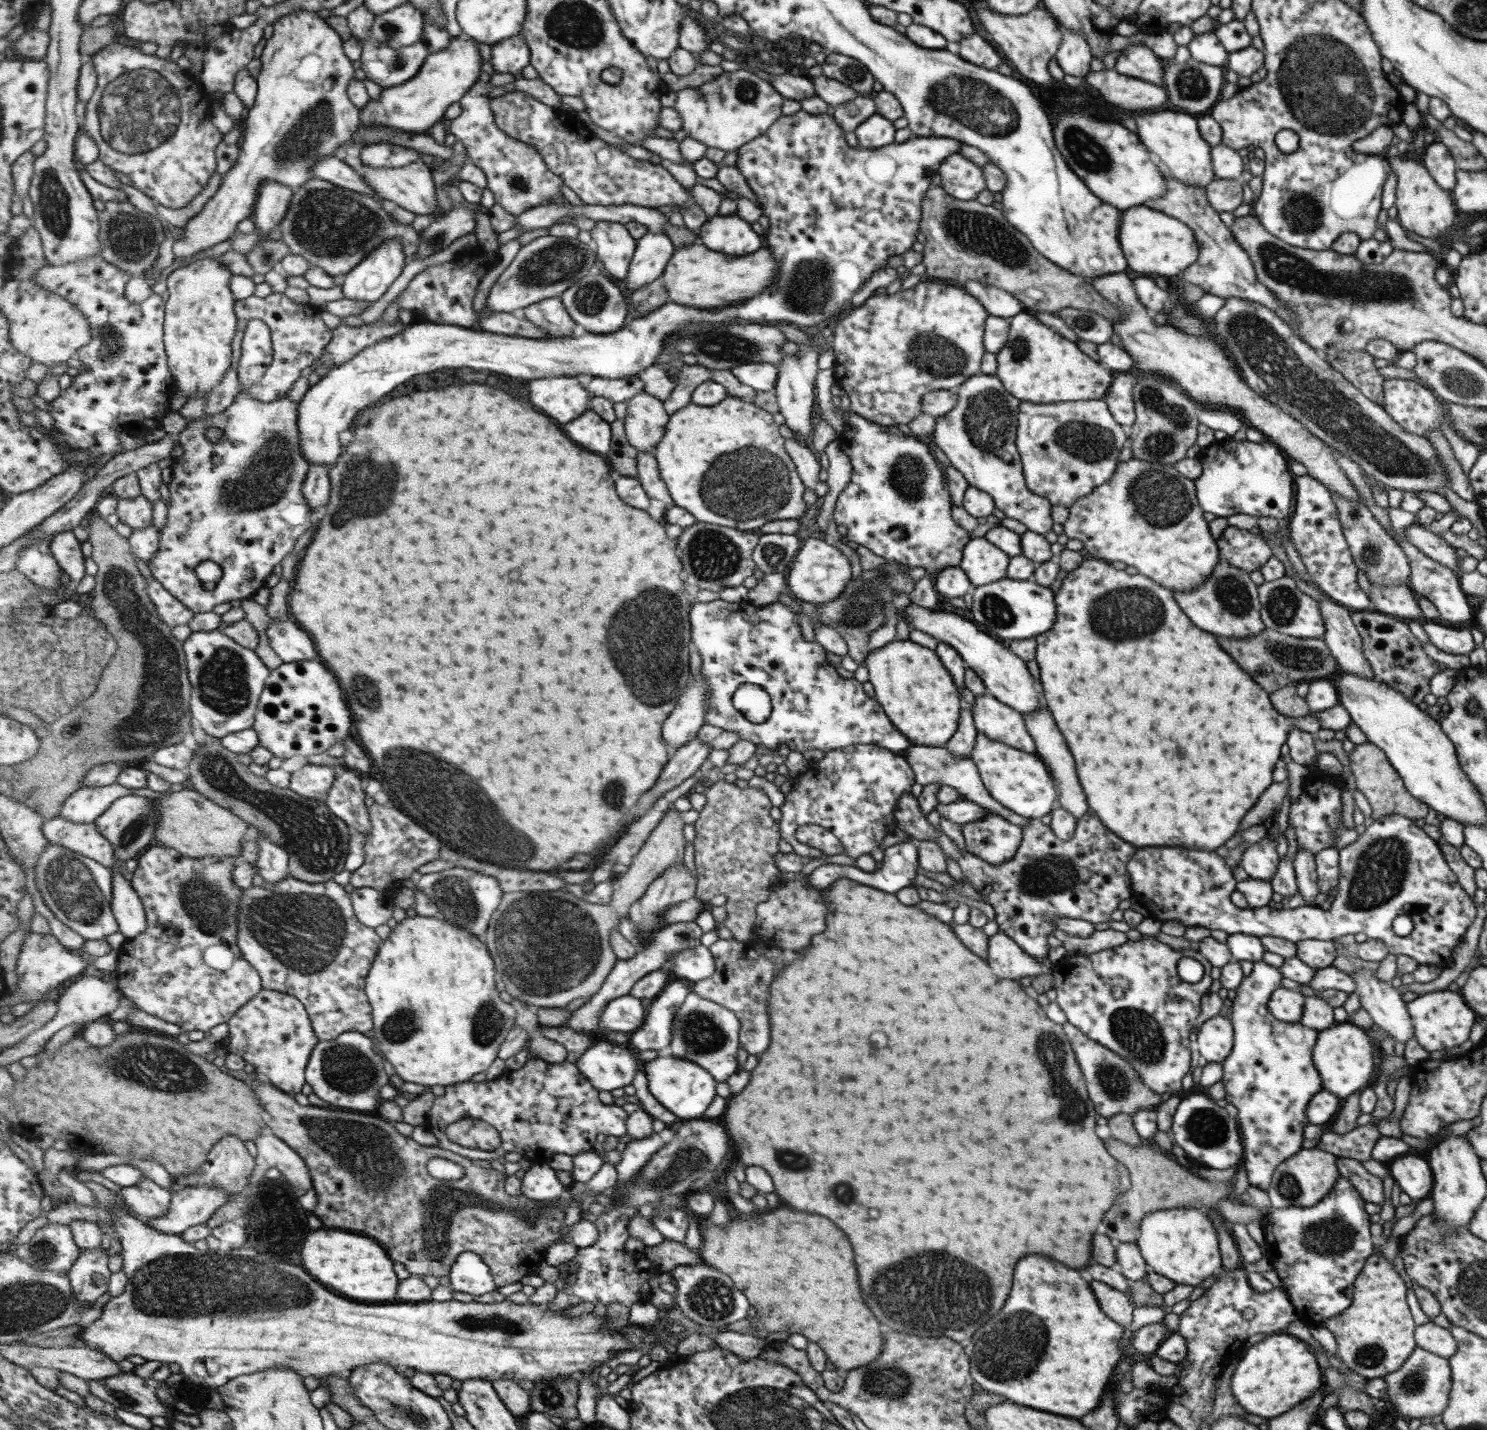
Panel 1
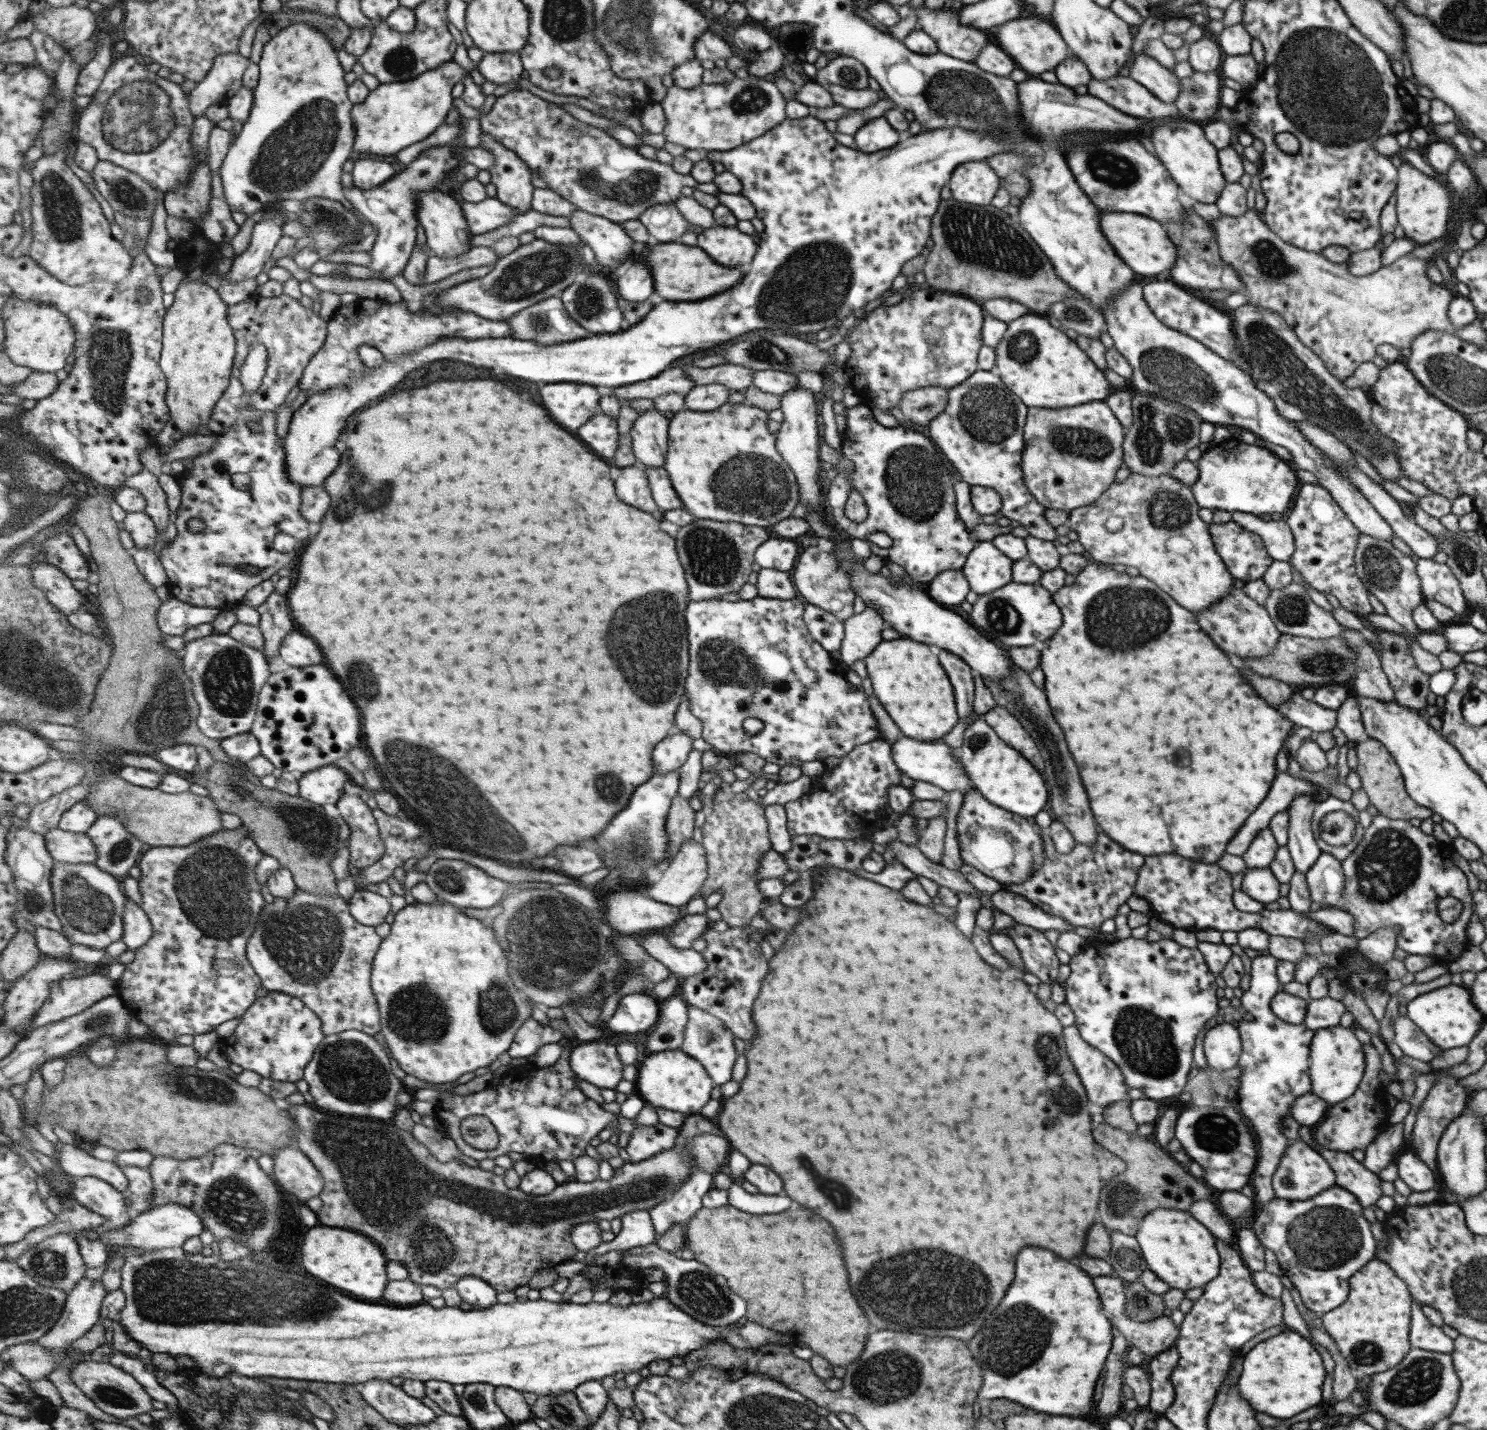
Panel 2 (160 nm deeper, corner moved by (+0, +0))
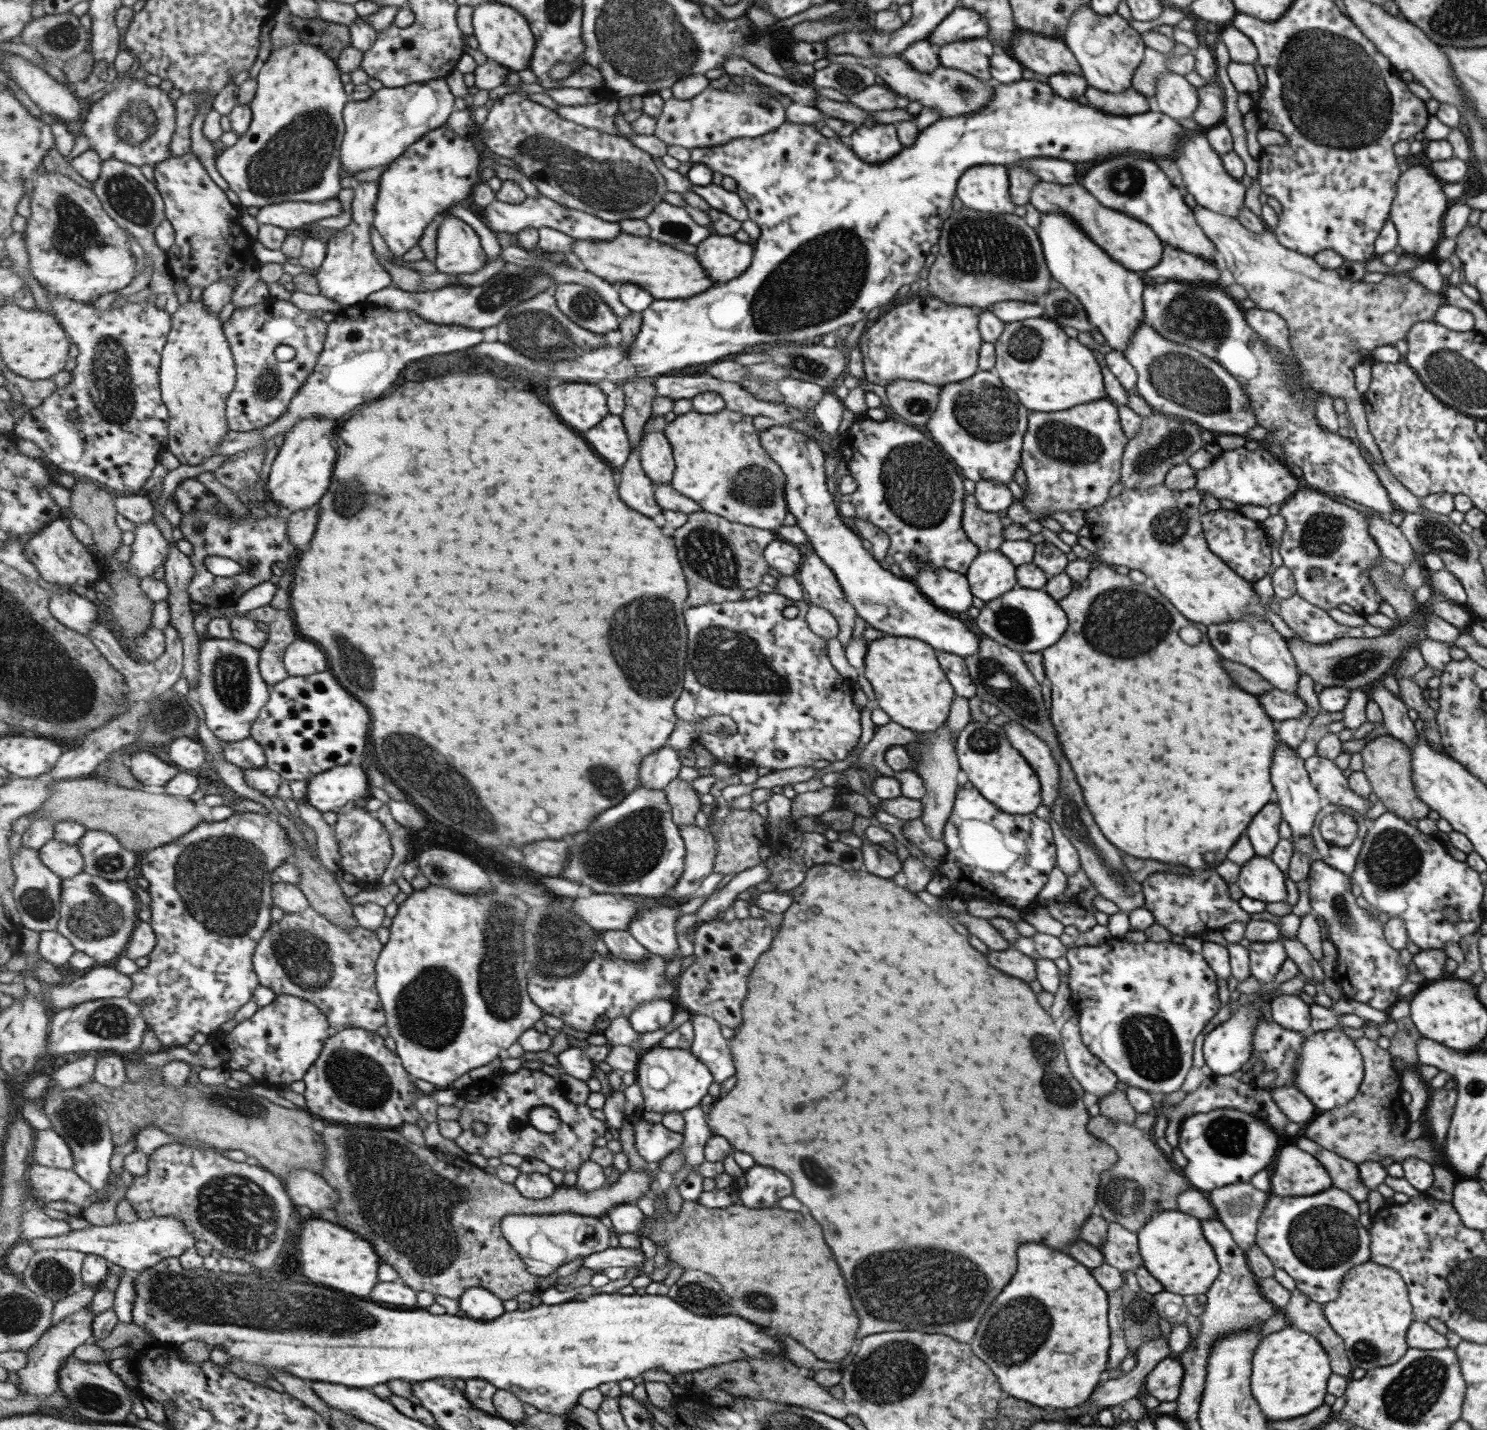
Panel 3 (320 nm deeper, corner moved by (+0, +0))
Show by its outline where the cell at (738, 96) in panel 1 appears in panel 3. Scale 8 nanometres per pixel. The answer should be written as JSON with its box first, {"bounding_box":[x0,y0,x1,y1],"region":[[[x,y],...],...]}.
{"bounding_box":[654,87,786,149],"region":[[[707,87],[699,96],[689,100],[671,97],[666,100],[654,132],[668,146],[685,149],[721,146],[743,137],[755,138],[781,126],[786,120],[784,108],[768,94],[731,93],[726,89]]]}

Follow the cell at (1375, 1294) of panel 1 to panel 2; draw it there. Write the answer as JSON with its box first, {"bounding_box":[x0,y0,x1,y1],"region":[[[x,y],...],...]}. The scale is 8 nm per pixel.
{"bounding_box":[1319,1258,1410,1378],"region":[[[1373,1258],[1348,1278],[1348,1295],[1337,1308],[1319,1314],[1321,1326],[1334,1340],[1356,1378],[1393,1368],[1410,1349],[1410,1293],[1383,1261]]]}

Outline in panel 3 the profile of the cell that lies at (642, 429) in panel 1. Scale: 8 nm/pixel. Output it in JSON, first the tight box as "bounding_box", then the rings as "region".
{"bounding_box":[640,433,676,486],"region":[[[665,433],[643,435],[640,453],[647,476],[654,480],[656,486],[669,483],[674,479],[676,471],[674,449]]]}

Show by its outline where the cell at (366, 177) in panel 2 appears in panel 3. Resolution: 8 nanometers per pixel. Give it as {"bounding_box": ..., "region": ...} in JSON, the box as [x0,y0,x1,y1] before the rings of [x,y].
{"bounding_box":[314,182,392,307],"region":[[[360,182],[355,185],[355,194],[352,205],[352,220],[346,227],[339,229],[326,243],[327,256],[323,264],[317,269],[314,276],[318,282],[320,294],[327,298],[340,302],[345,307],[355,306],[363,302],[367,302],[367,297],[374,292],[392,287],[391,274],[387,272],[387,268],[377,260],[375,252],[373,252],[373,244],[371,244],[371,226],[374,226],[375,205],[380,195],[380,182]]]}

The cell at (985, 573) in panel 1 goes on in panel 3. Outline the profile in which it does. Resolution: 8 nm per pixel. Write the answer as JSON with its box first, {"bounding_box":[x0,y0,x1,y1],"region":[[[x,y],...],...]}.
{"bounding_box":[963,550,1016,603],"region":[[[986,550],[978,553],[963,575],[972,596],[985,603],[1014,587],[1015,569],[1016,566],[999,550]]]}

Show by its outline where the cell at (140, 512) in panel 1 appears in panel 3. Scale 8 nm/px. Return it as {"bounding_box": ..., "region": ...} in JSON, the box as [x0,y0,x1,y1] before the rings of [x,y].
{"bounding_box":[129,520,169,578],"region":[[[151,520],[137,524],[132,544],[132,559],[129,562],[130,574],[141,578],[153,576],[157,568],[167,562],[169,542],[163,538],[159,528]]]}

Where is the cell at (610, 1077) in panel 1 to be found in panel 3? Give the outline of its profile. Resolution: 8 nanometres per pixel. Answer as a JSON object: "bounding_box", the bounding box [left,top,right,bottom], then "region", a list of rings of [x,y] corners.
{"bounding_box":[557,1047,605,1080],"region":[[[569,1047],[562,1053],[557,1055],[560,1066],[564,1068],[564,1072],[578,1078],[579,1080],[589,1080],[595,1076],[595,1068],[599,1066],[599,1062],[605,1058],[605,1050],[597,1048],[583,1049],[577,1047]]]}

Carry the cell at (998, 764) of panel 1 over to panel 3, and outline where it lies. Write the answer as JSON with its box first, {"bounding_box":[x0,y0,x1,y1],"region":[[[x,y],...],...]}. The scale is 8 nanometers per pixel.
{"bounding_box":[954,721,1040,815],"region":[[[970,721],[958,732],[954,751],[958,766],[966,774],[967,780],[1001,812],[1026,815],[1033,813],[1040,805],[1039,782],[1029,764],[1009,744],[1002,726],[988,721]]]}

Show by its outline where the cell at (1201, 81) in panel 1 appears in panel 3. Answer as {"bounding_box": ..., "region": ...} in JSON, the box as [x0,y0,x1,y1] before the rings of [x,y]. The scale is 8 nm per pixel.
{"bounding_box":[1191,84,1224,128],"region":[[[1207,84],[1196,89],[1198,103],[1191,120],[1202,128],[1213,127],[1224,117],[1224,93],[1217,84]]]}

